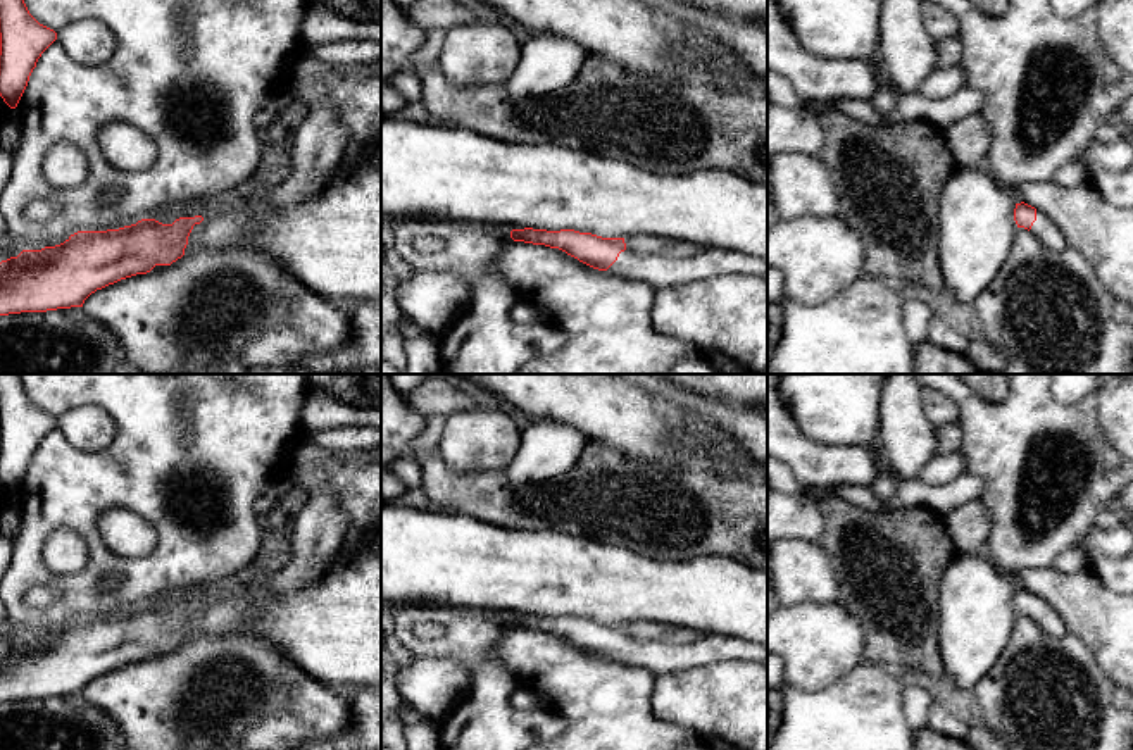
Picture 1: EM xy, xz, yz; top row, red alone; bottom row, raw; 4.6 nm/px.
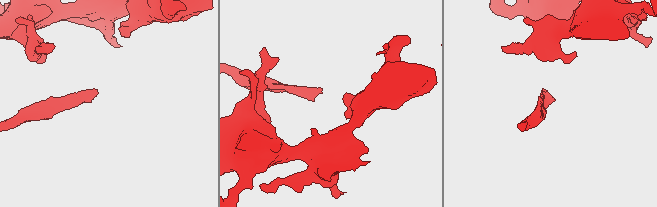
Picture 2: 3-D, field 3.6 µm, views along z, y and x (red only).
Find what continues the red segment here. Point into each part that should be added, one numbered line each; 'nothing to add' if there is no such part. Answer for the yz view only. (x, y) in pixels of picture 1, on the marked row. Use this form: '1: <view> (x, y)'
1: yz (1049, 235)

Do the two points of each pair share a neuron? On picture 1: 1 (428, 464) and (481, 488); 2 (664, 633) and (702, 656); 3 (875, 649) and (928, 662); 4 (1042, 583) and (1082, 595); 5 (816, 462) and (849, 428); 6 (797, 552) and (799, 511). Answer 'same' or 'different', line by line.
1: same
2: different
3: same
4: same
5: different
6: different

